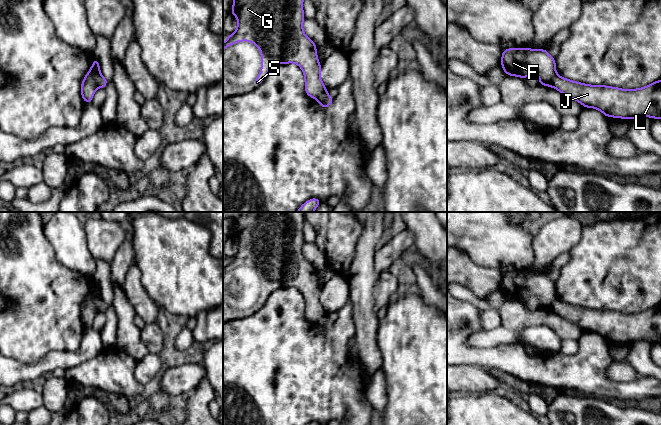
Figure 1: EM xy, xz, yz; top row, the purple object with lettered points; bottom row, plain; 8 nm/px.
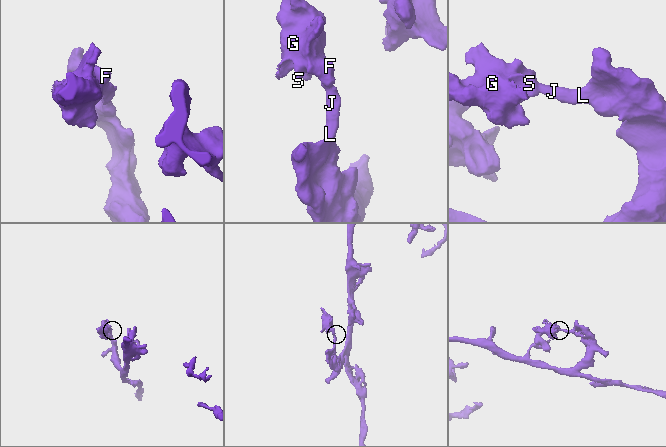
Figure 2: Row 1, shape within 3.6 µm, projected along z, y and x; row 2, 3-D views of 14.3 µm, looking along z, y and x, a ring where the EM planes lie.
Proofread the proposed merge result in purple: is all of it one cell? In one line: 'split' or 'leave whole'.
split

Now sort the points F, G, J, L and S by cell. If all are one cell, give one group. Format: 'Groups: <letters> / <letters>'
Groups: F G S / J L

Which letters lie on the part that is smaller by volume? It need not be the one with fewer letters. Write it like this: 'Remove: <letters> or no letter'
Remove: F, G, S

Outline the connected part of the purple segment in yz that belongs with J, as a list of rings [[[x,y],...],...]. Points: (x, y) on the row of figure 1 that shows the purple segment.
[[[556,74],[553,87],[585,108],[596,108],[606,117],[661,118],[661,79],[642,88],[626,90],[605,85],[589,85]]]

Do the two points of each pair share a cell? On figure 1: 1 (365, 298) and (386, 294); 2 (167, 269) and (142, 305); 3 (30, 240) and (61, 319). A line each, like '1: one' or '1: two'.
1: two
2: two
3: one

